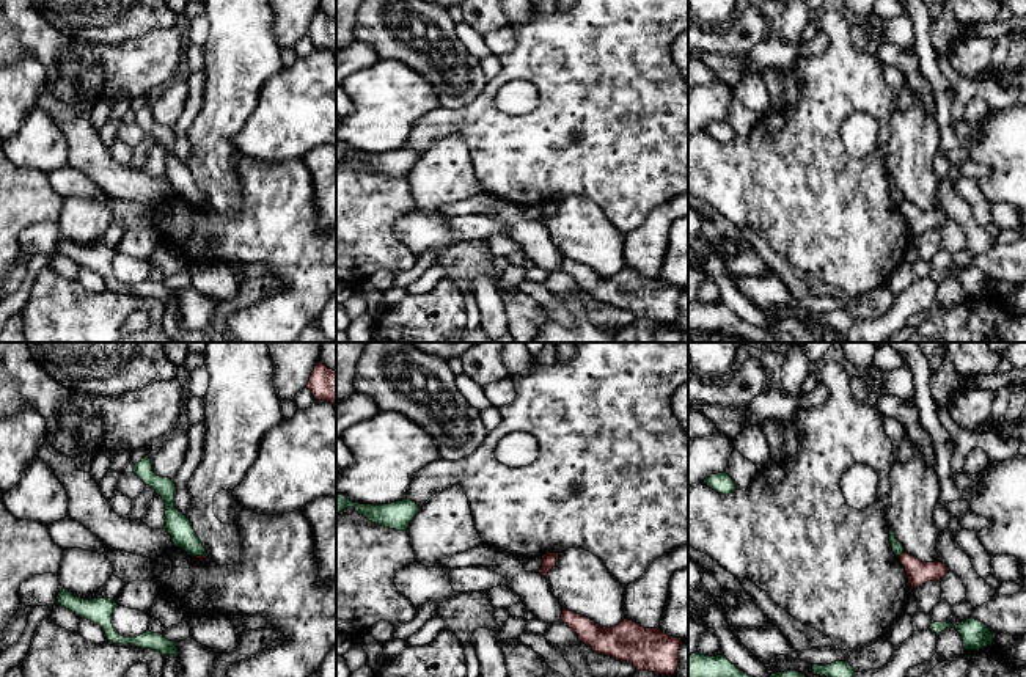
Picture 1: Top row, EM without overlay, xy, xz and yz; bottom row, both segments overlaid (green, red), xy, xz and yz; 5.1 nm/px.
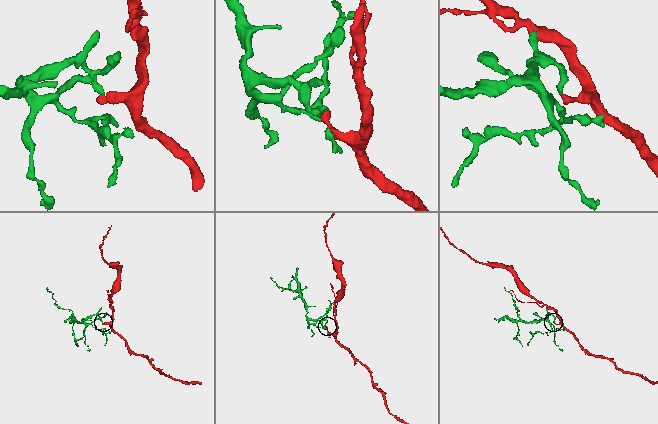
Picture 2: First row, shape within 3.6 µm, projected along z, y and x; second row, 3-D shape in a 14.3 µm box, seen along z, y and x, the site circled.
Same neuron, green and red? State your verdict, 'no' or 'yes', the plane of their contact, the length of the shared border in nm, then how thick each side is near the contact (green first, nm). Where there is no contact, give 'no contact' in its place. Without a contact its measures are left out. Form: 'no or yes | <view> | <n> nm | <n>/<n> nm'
no | yz | 40 nm | 60/120 nm

